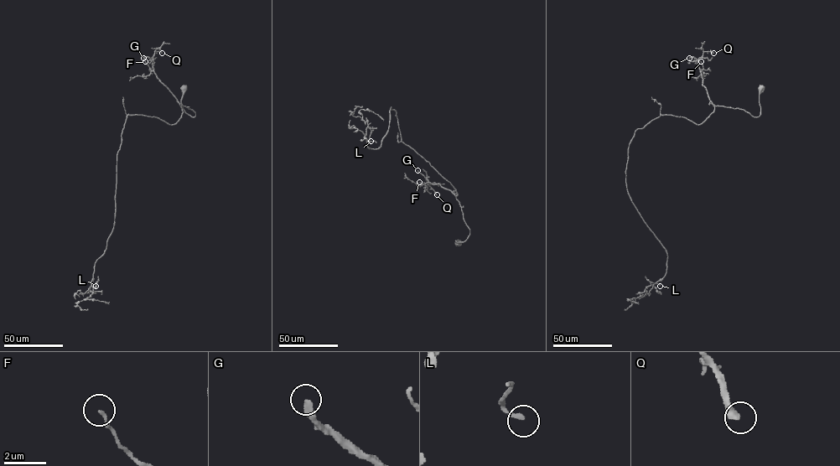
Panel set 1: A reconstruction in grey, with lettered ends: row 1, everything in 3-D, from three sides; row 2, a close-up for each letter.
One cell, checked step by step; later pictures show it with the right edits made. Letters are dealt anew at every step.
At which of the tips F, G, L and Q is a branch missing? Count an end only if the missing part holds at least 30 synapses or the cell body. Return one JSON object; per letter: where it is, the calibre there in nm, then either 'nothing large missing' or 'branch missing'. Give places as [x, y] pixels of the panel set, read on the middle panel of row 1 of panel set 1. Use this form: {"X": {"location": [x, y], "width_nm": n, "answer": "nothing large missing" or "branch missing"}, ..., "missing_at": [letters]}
{"F": {"location": [419, 182], "width_nm": 130, "answer": "nothing large missing"}, "G": {"location": [417, 170], "width_nm": 320, "answer": "branch missing"}, "L": {"location": [370, 141], "width_nm": 190, "answer": "nothing large missing"}, "Q": {"location": [437, 194], "width_nm": 400, "answer": "nothing large missing"}, "missing_at": ["G"]}

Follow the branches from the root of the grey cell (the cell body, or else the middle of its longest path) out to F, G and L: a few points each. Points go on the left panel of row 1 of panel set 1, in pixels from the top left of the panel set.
F: (183, 88), (182, 108), (194, 117), (195, 112), (180, 106), (145, 61)
G: (183, 88), (182, 108), (194, 117), (195, 112), (180, 106), (157, 77), (152, 60), (147, 57), (143, 58)
L: (183, 88), (182, 108), (194, 117), (184, 106), (174, 124), (127, 116), (115, 223), (95, 263), (95, 286)

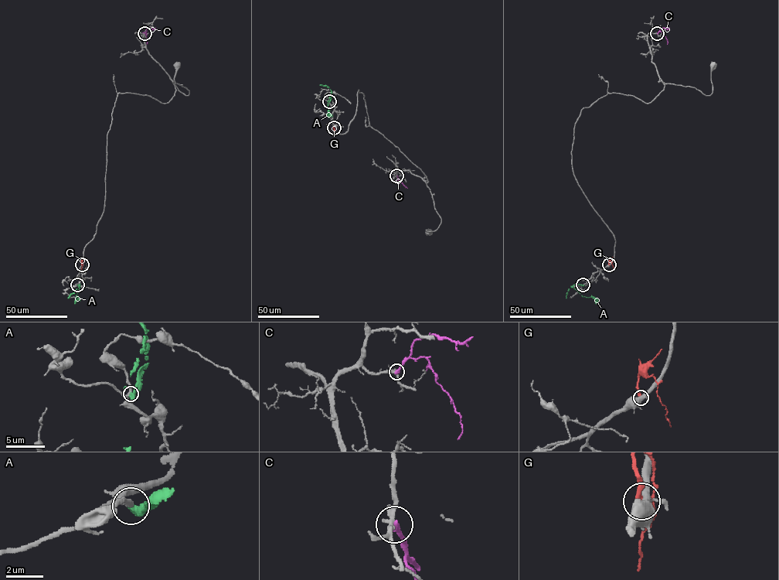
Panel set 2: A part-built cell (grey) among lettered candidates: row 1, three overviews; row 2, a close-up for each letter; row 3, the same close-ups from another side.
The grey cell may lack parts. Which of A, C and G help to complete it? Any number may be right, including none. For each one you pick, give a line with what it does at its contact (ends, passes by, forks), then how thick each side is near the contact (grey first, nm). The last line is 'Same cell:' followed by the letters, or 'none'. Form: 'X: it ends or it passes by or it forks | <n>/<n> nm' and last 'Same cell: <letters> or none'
Same cell: none

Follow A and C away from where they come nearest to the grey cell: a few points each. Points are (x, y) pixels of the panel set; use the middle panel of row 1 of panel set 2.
A: (329, 101), (331, 91), (328, 101), (329, 114), (326, 114)
C: (396, 175), (399, 185)

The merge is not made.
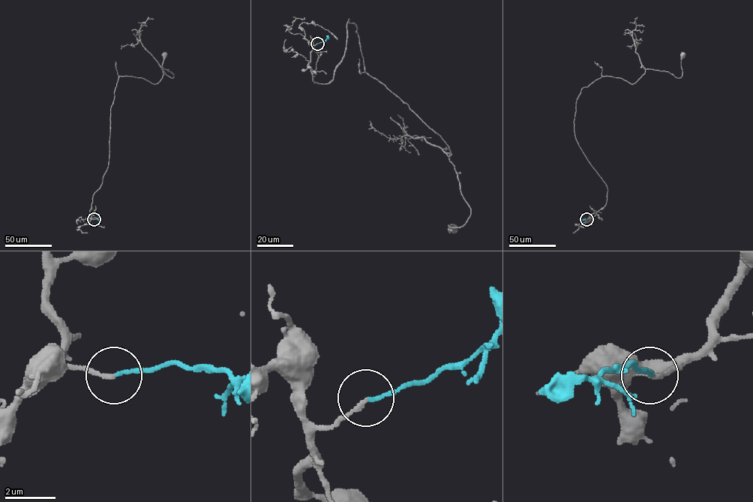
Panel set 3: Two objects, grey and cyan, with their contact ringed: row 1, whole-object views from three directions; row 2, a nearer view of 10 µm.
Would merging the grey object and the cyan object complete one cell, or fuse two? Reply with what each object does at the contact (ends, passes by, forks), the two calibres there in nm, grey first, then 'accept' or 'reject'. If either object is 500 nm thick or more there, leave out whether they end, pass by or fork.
grey ends | cyan ends | 150/140 nm | accept

